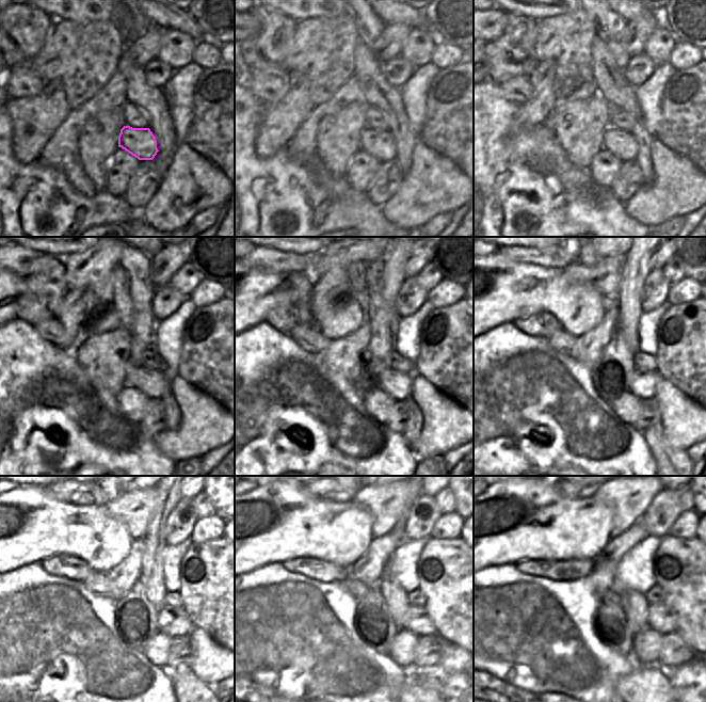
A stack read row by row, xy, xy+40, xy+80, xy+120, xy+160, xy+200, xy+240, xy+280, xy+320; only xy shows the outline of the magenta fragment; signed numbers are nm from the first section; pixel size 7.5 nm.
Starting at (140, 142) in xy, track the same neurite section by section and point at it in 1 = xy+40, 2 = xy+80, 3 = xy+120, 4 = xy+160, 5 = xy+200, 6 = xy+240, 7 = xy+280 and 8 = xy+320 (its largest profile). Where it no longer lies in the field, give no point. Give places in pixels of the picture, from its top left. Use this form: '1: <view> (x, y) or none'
1: xy+40 (380, 144)
2: xy+80 (622, 144)
3: xy+120 (154, 384)
4: xy+160 (399, 386)
5: xy+200 (643, 386)
6: xy+240 (173, 622)
7: xy+280 (417, 620)
8: xy+320 (660, 618)

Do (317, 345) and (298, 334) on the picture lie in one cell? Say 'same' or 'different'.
same

